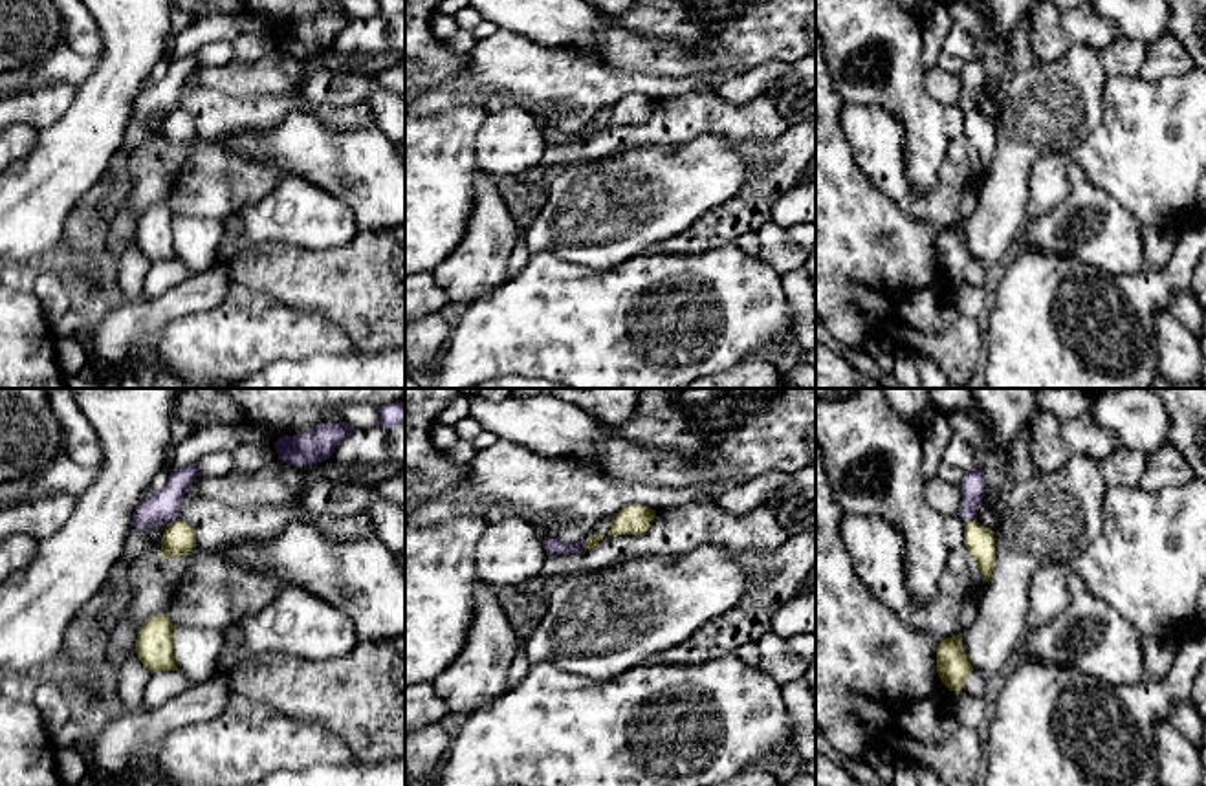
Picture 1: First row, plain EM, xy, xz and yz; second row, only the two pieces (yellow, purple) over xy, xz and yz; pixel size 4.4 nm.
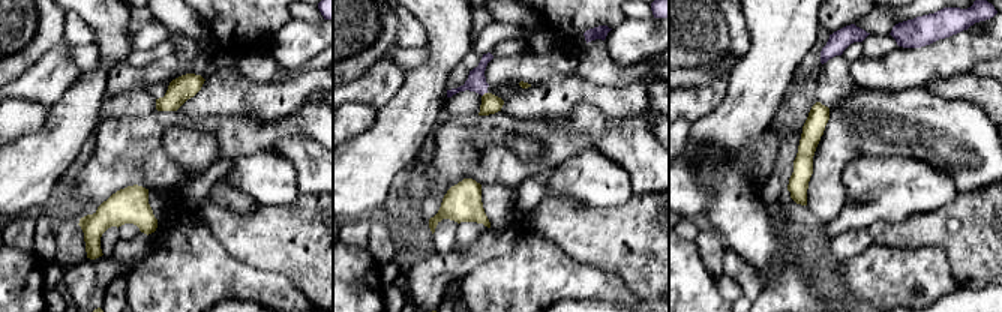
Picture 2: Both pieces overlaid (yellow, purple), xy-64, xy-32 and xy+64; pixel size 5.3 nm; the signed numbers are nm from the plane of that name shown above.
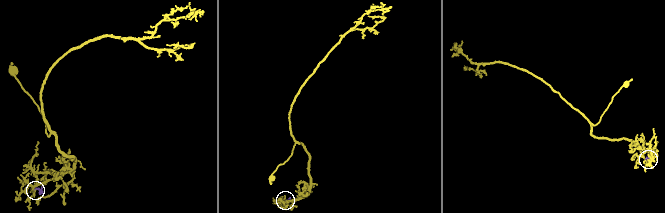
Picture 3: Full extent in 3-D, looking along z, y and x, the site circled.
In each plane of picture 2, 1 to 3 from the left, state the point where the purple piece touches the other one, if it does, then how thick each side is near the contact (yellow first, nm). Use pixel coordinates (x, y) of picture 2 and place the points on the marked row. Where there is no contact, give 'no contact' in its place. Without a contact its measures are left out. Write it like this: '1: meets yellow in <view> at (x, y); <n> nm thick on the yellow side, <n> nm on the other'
1: no contact
2: meets yellow in xy-32 at (483, 95); 110 nm thick on the yellow side, 100 nm on the other
3: no contact

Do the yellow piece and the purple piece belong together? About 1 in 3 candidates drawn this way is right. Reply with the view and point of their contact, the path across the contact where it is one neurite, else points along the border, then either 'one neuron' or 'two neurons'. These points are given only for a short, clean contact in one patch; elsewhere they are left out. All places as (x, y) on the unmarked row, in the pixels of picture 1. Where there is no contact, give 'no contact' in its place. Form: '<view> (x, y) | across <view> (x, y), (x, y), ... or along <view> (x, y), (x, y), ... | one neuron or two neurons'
xy (175, 110) | along xy (178, 107), (167, 114) | two neurons

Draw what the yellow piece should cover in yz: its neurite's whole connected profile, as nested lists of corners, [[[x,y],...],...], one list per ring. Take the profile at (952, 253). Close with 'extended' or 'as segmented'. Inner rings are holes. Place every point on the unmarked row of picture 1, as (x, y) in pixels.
[[[951,225],[938,233],[937,236],[937,262],[942,273],[949,280],[962,280],[964,267],[973,260],[971,253],[962,240],[962,227]]] | as segmented

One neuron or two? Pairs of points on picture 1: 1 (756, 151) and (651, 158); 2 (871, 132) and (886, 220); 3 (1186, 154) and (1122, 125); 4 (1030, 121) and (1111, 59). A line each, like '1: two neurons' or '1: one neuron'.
1: two neurons
2: two neurons
3: one neuron
4: two neurons

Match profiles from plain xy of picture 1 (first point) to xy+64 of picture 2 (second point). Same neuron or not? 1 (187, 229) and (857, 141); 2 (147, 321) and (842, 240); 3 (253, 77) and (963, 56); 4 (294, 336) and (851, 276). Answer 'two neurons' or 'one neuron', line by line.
1: one neuron
2: one neuron
3: one neuron
4: one neuron

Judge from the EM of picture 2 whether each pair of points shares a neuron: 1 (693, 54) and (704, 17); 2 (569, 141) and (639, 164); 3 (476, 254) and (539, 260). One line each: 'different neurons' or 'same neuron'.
1: same neuron
2: different neurons
3: different neurons

